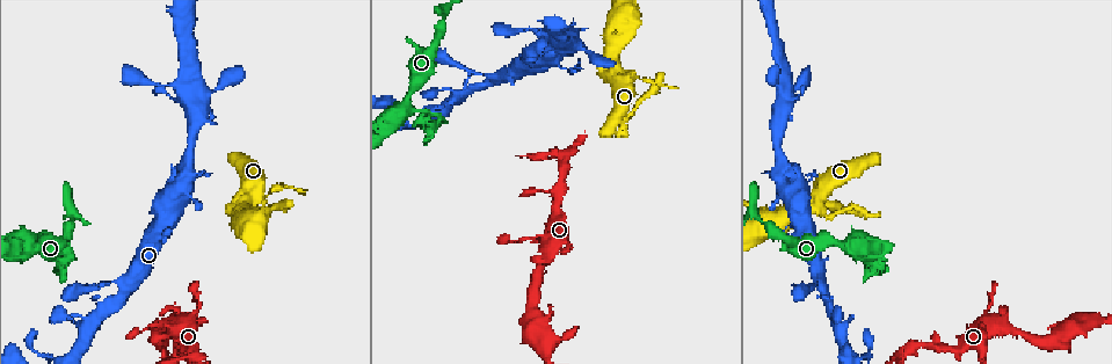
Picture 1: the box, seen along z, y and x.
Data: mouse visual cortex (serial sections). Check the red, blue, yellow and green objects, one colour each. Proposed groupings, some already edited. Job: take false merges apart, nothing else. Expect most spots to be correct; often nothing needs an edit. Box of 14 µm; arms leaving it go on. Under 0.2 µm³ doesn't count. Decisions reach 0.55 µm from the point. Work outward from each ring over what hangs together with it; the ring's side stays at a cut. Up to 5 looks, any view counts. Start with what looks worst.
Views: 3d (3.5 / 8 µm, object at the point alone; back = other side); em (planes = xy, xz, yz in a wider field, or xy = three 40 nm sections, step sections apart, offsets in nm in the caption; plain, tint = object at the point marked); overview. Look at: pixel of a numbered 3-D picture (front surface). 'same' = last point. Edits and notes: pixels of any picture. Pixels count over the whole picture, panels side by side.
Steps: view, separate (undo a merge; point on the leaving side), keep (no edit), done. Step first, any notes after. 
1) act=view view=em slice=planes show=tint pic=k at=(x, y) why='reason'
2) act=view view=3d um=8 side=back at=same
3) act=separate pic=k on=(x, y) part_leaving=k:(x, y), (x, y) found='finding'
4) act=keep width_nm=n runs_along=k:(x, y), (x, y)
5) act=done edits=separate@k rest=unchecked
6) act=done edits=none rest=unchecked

act=view view=3d um=3.5 pic=1 at=(904, 351) why='three arms meet'

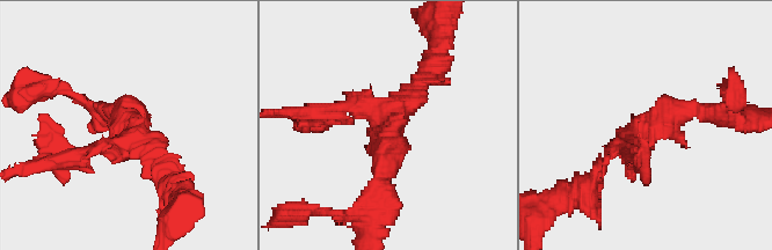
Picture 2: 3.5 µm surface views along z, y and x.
act=view view=em slice=planes show=tint pic=2 at=(388, 128)

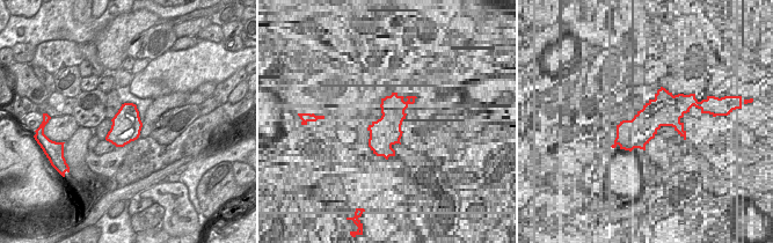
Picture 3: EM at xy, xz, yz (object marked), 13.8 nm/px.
act=keep width_nm=420 runs_along=2:(379, 193), (390, 123), (326, 111) found='continuous, no second cell'

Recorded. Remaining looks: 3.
act=view view=3d um=8 pic=1 at=(633, 22)

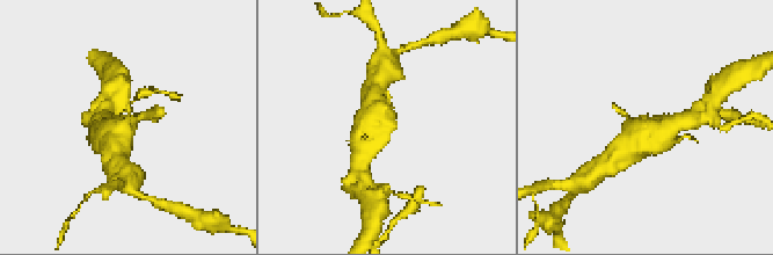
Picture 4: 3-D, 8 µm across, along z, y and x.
act=view view=em slice=xy step=3 show=tint pic=4 at=(383, 125)

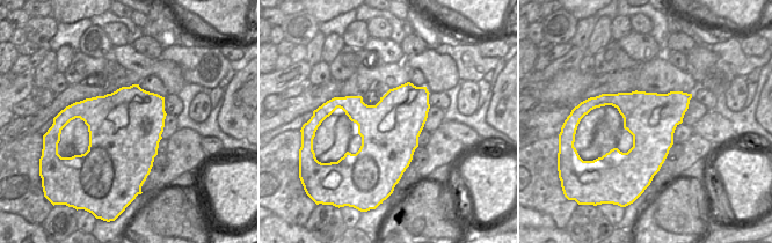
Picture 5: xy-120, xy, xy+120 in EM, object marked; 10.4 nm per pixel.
act=keep runs_along=4:(664, 118), (642, 129), (618, 160) found='continuous, no second cell'

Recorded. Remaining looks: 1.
act=done edits=none rest=unchecked

